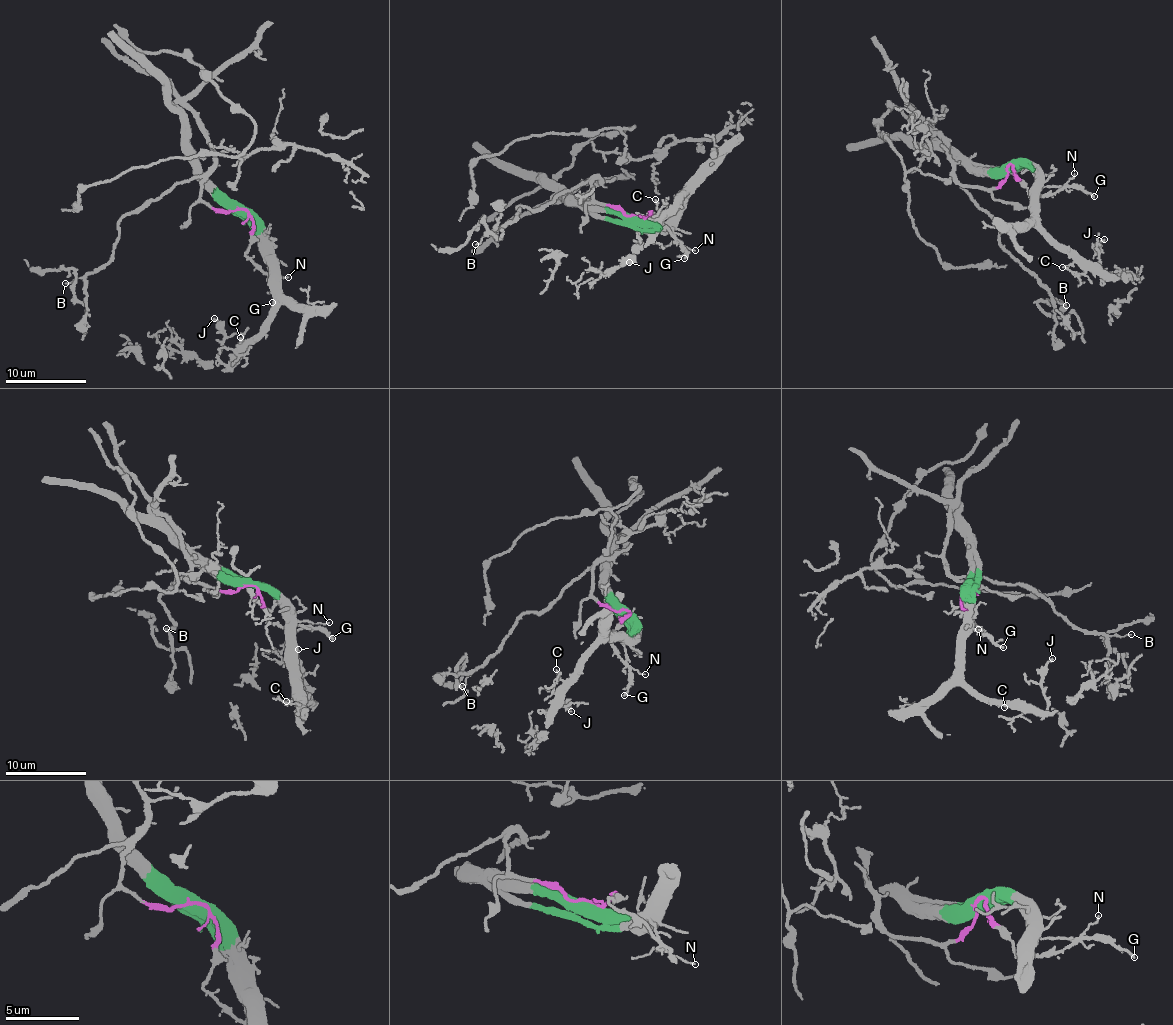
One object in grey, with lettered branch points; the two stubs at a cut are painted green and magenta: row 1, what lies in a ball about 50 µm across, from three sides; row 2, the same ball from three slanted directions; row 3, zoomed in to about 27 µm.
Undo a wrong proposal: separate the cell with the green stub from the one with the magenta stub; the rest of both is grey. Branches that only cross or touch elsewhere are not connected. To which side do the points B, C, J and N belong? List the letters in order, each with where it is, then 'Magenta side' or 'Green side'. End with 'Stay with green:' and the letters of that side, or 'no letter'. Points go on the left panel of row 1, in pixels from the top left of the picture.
B: Place: (65, 283). Magenta side
C: Place: (240, 337). Green side
J: Place: (214, 318). Green side
N: Place: (288, 277). Green side
Stay with green: C, J, N

